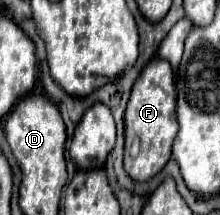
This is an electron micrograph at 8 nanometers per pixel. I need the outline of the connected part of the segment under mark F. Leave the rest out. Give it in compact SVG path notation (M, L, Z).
M152 58L136 78L124 114L126 124L126 154L124 170L132 180L146 182L156 176L170 160L170 148L178 134L176 122L176 90L172 66L164 58Z

